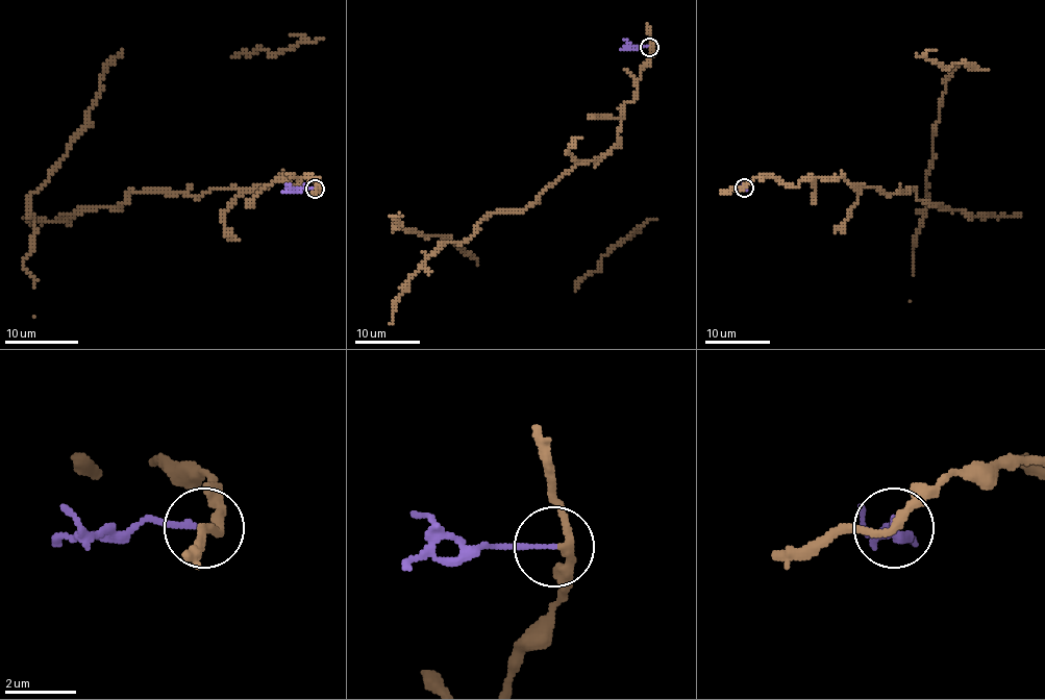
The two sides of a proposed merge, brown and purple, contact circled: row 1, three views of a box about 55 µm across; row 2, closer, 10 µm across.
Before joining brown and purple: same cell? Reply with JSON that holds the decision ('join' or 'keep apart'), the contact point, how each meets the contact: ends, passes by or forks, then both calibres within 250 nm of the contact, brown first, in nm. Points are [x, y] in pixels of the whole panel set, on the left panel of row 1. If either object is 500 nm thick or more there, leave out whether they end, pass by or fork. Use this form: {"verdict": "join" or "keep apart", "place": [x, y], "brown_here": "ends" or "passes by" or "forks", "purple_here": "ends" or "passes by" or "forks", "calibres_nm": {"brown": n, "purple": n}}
{"verdict": "keep apart", "place": [315, 189], "brown_here": "passes by", "purple_here": "ends", "calibres_nm": {"brown": 200, "purple": 130}}

